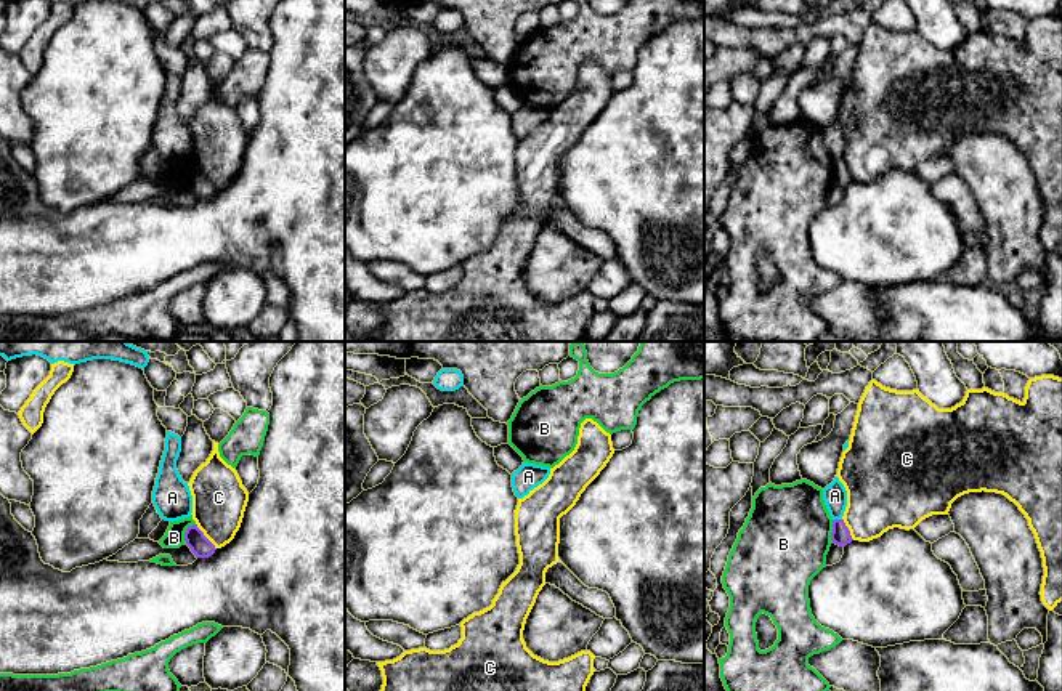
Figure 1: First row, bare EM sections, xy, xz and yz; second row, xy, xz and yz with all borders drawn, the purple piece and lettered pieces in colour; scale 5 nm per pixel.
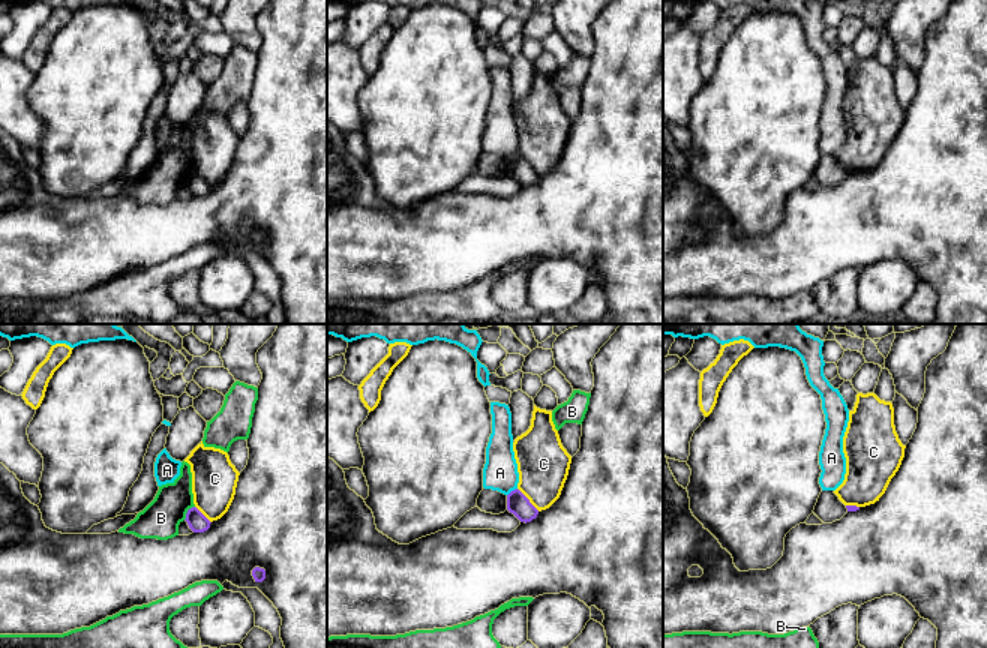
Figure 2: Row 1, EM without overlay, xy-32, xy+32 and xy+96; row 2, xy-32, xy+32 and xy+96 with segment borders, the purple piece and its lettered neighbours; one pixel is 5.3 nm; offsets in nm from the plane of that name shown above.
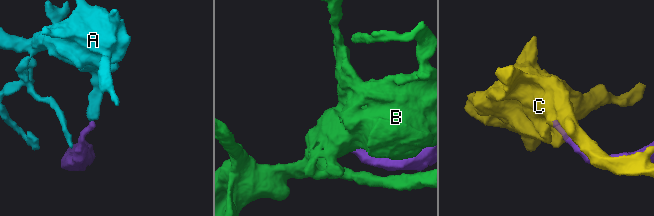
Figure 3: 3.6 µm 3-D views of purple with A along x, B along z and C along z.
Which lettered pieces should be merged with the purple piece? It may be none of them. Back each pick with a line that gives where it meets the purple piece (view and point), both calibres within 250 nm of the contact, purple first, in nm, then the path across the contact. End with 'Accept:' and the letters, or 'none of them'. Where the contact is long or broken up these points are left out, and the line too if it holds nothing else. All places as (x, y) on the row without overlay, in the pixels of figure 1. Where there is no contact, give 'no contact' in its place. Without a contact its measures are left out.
Accept: none of them

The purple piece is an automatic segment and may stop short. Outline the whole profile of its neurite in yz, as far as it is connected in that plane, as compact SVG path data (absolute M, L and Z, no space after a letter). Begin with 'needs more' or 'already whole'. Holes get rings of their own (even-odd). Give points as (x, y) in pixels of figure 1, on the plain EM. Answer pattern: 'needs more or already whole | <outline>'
already whole | M844 160L833 162L831 181L833 181L833 184L836 184L839 188L845 188L847 184L850 184L853 181Z

